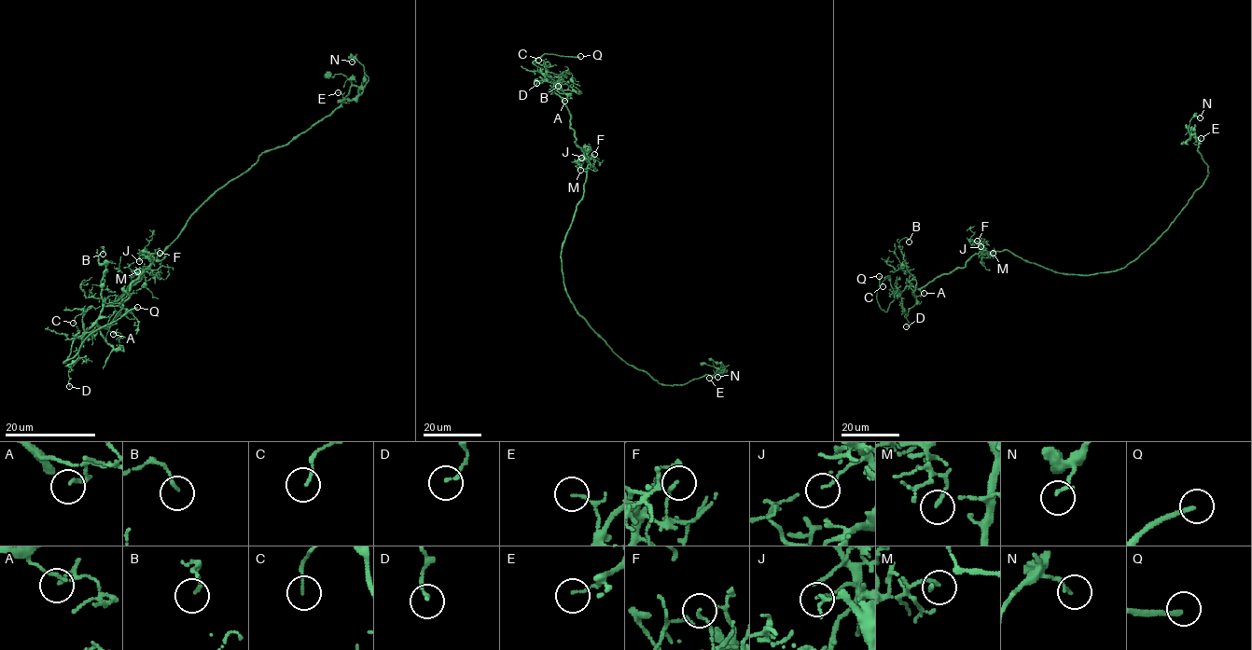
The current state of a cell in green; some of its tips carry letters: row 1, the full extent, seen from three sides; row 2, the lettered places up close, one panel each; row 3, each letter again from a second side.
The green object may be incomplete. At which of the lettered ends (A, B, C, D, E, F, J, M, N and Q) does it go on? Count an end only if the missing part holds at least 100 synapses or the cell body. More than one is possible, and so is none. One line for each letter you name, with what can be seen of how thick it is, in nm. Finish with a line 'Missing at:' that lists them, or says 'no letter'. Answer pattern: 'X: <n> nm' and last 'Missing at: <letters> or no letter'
Q: 190 nm
Missing at: Q

